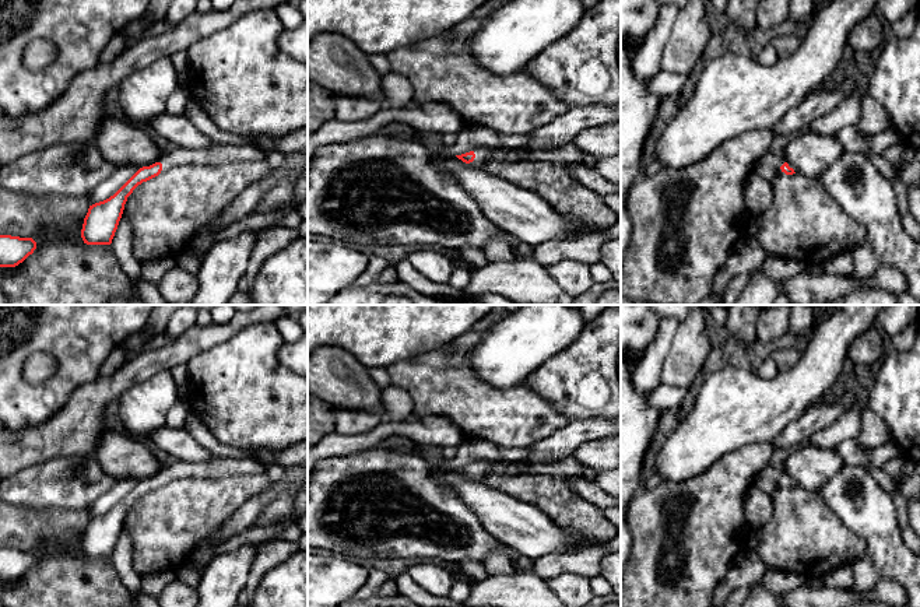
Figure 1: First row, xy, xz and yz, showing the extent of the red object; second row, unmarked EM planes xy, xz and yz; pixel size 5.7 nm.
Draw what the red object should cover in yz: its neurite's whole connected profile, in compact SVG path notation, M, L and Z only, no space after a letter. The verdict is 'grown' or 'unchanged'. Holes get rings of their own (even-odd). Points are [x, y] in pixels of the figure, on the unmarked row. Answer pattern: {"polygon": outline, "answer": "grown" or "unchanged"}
{"polygon": "M776 448L773 449L772 457L769 460L770 466L777 467L780 470L777 487L782 488L793 488L797 485L797 483L784 470L784 462L789 456L789 452L789 449Z", "answer": "grown"}

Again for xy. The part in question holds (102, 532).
{"polygon": "M147 441L148 448L162 463L159 473L140 481L113 509L89 519L84 531L81 551L87 558L110 558L122 531L127 510L133 504L176 480L217 480L233 476L264 474L264 467L252 459L214 457L207 463L179 462Z", "answer": "grown"}

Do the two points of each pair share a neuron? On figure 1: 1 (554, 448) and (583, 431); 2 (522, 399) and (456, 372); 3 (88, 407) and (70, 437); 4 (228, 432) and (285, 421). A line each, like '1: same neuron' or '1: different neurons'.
1: same neuron
2: same neuron
3: same neuron
4: same neuron

